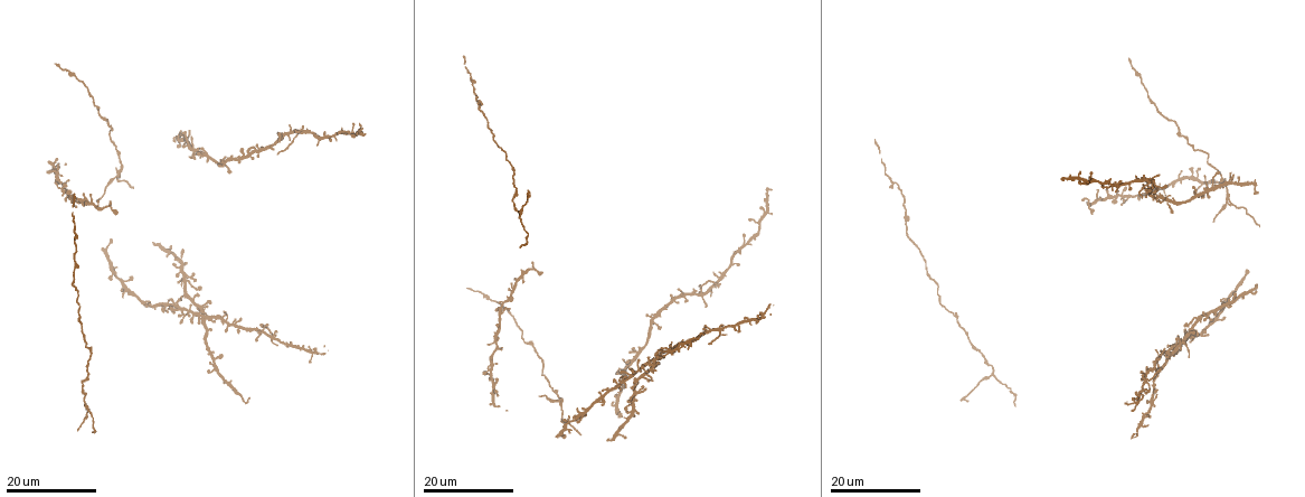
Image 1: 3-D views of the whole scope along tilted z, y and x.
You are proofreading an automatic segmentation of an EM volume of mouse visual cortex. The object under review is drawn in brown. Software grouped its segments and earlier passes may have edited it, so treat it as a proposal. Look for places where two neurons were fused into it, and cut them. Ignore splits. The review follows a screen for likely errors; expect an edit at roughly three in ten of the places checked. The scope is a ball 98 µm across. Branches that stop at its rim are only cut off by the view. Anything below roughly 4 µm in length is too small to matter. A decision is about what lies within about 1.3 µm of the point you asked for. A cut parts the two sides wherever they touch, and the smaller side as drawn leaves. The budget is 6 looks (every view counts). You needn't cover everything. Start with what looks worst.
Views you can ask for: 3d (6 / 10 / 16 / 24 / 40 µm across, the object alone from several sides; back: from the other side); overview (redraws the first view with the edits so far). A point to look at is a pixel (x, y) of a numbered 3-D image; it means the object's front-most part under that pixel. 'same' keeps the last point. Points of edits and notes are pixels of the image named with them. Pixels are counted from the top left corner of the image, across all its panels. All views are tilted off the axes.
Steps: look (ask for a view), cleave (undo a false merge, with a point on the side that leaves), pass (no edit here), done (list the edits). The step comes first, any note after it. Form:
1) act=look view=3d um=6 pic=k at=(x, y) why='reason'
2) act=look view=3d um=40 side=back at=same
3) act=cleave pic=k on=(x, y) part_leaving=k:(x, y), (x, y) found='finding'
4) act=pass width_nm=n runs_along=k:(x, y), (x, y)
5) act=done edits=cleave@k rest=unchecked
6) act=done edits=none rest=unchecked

act=look view=3d um=16 pic=1 at=(1145, 180)

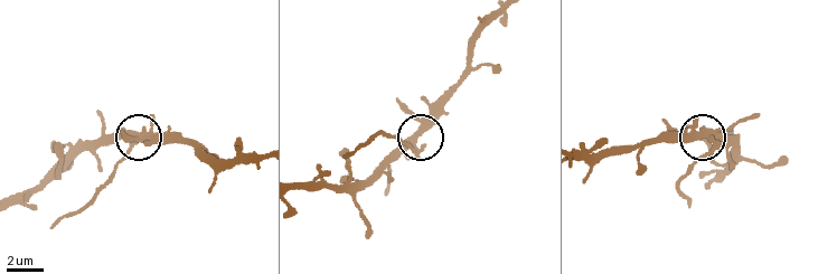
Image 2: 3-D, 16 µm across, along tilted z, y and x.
act=look view=3d um=10 pic=2 at=(413, 142) why='zoom in'

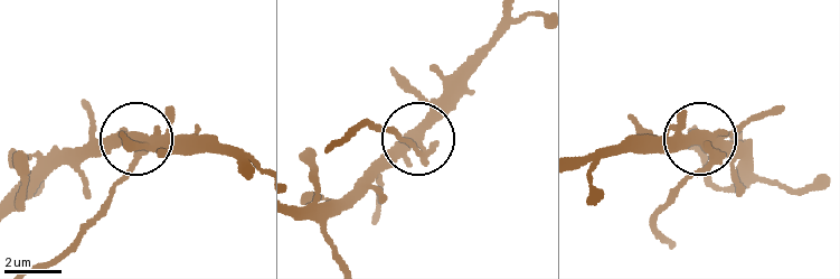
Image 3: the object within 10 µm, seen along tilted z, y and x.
act=pass side_arm_um=7 found='one neuron here'

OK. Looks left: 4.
act=look view=3d um=16 pic=1 at=(520, 220) why='branch point'

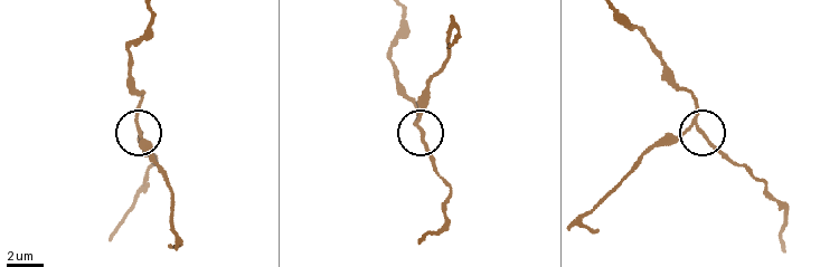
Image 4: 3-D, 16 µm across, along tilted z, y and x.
act=look view=3d um=6 pic=4 at=(421, 126)

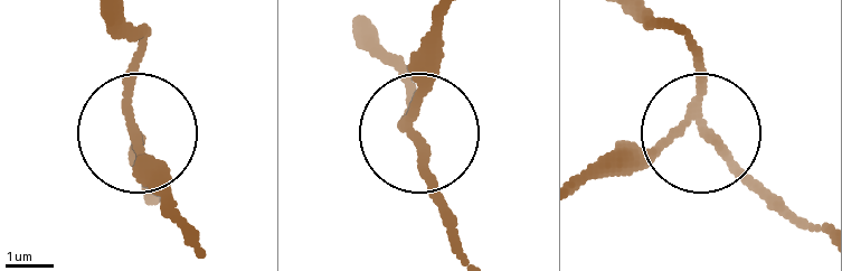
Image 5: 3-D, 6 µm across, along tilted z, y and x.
act=cleave pic=5 on=(154, 166) width_nm=160 part_leaving=5:(133, 109), (166, 205) found='two neurons meet here'

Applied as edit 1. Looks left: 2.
act=look view=3d um=16 pic=1 at=(1200, 317) why='four-way junction'

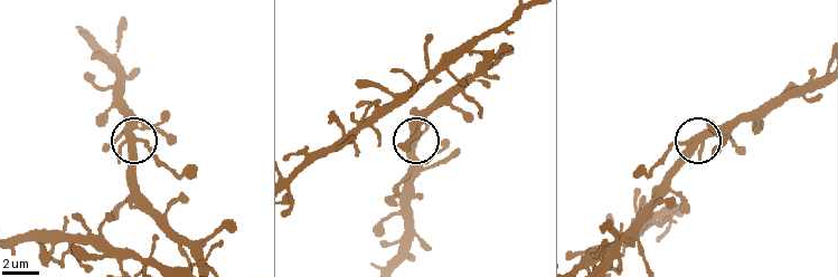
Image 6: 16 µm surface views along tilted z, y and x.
act=look view=3d um=10 pic=6 at=(133, 140)

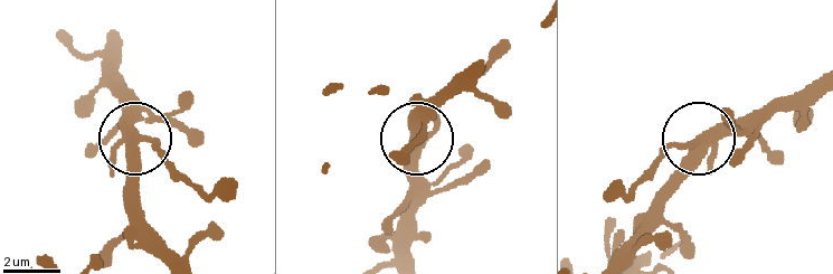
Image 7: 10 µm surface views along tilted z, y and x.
act=pass side_arm_um=5 runs_along=7:(176, 256), (143, 215), (140, 144), (154, 145), (177, 169) found='continuous, no second neuron'

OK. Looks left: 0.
act=done edits=cleave@5 rest=unchecked

